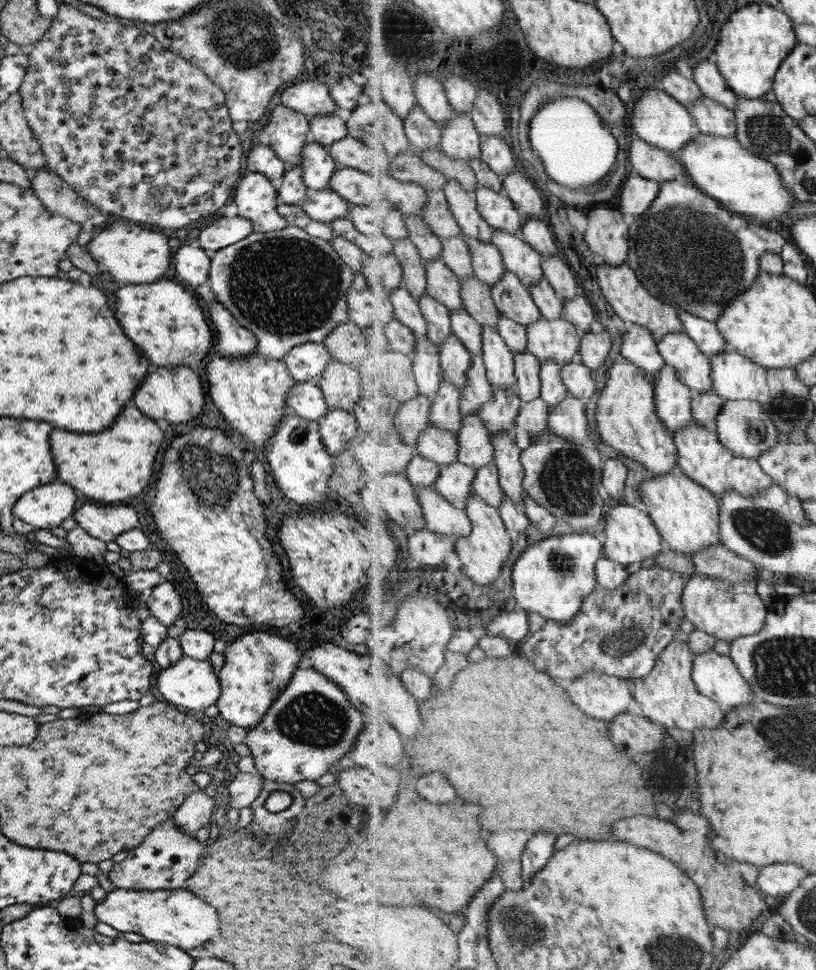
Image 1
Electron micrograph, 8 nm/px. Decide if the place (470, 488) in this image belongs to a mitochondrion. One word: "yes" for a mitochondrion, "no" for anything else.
no

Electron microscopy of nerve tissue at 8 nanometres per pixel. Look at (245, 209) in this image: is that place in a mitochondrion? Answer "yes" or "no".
no

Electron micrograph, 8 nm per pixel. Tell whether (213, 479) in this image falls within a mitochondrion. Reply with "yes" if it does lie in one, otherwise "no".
yes

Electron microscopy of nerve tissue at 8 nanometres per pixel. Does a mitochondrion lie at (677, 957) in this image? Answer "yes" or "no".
yes

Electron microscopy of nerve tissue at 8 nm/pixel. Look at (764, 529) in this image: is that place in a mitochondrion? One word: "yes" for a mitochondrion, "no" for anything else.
yes

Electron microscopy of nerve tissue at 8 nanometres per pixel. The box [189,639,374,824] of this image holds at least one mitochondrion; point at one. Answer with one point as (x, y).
(312, 719)

